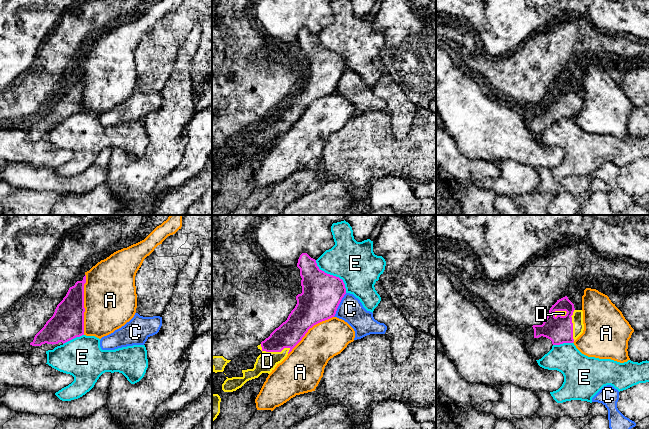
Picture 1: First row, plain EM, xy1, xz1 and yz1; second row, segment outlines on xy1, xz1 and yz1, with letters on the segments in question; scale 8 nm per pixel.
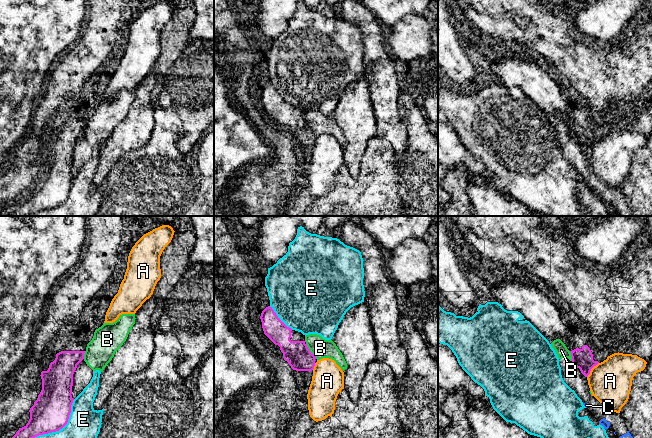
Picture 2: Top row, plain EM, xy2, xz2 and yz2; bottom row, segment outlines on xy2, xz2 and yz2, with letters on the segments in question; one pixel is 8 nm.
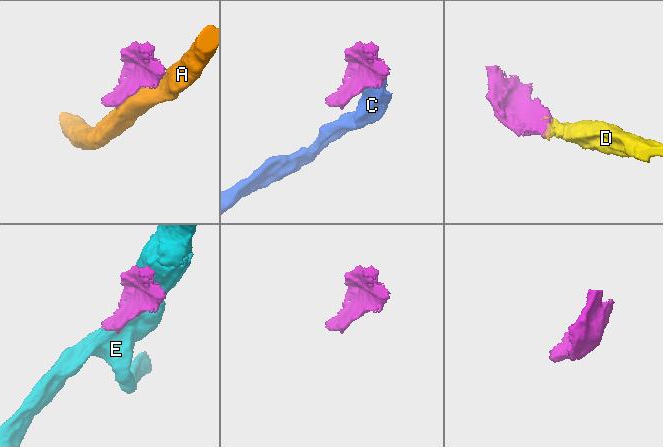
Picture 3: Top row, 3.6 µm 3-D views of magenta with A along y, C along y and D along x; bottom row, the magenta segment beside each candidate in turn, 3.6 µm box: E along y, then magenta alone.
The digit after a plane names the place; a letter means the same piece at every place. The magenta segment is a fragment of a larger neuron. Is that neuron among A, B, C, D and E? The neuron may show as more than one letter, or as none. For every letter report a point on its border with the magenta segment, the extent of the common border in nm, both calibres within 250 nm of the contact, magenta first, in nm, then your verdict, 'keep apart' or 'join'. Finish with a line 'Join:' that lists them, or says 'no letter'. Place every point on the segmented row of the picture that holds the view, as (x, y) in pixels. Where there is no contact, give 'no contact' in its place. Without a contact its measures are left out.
A: xy1 (83, 304) | 480 nm | 260/440 nm | keep apart
B: xz2 (309, 351) | 150 nm | 200/160 nm | keep apart
C: xz1 (338, 305) | 220 nm | 320/200 nm | keep apart
D: xz1 (274, 351) | 260 nm | 200/160 nm | join
E: xy2 (61, 428) | 440 nm | 300/260 nm | keep apart
Join: D

